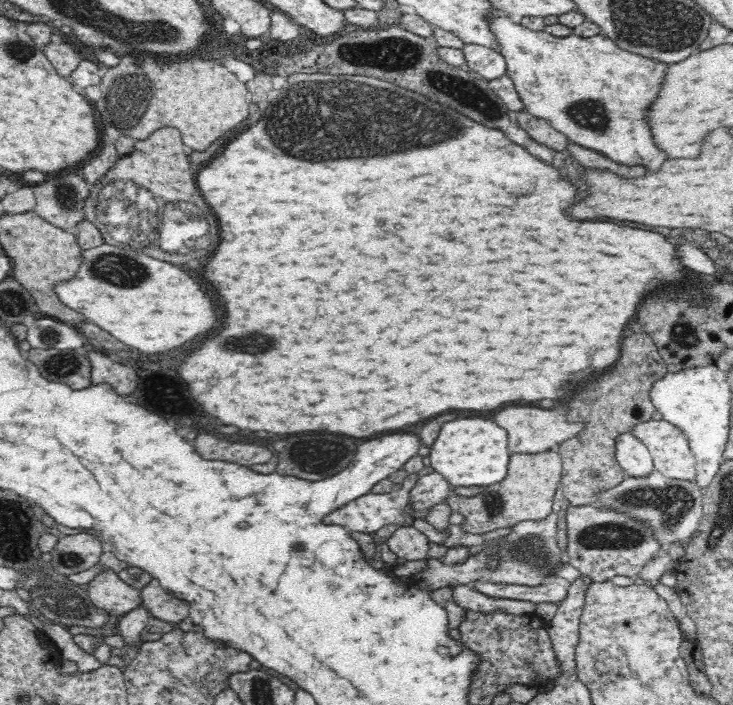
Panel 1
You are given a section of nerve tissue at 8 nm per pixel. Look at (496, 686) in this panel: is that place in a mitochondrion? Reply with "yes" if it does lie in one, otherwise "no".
no

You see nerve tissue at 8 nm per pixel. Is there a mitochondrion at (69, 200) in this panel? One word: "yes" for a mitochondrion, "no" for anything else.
yes

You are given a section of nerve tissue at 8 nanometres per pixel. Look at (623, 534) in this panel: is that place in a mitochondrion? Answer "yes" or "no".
yes

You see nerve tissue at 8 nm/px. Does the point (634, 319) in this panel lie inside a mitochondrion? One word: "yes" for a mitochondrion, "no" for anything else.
no

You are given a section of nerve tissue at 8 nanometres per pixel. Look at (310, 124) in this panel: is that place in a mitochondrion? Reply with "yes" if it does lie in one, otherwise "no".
yes

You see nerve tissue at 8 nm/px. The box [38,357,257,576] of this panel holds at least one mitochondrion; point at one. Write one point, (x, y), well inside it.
(72, 559)

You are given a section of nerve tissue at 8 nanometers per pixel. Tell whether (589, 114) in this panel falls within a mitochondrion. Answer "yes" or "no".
yes

